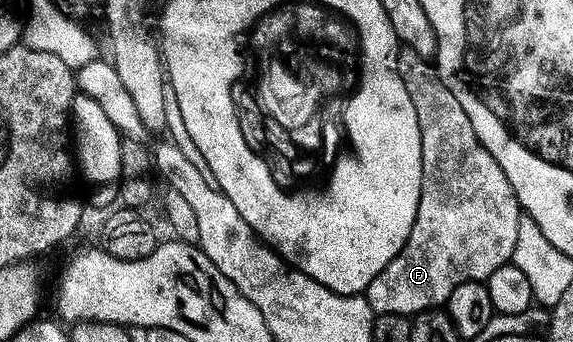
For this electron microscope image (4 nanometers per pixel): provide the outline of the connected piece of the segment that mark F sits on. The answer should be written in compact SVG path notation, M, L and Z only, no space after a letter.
M414 54L407 55L401 60L403 77L413 98L413 106L417 106L423 147L421 202L409 242L405 242L401 254L397 254L391 265L367 287L365 295L371 309L379 316L414 318L420 312L442 309L457 286L486 282L497 270L510 265L515 258L517 230L524 213L513 186L509 186L509 178L505 178L505 170L501 170L489 150L481 146L477 130L473 130L473 122L469 122L469 114L465 114L461 102L457 102L442 76L428 61Z

